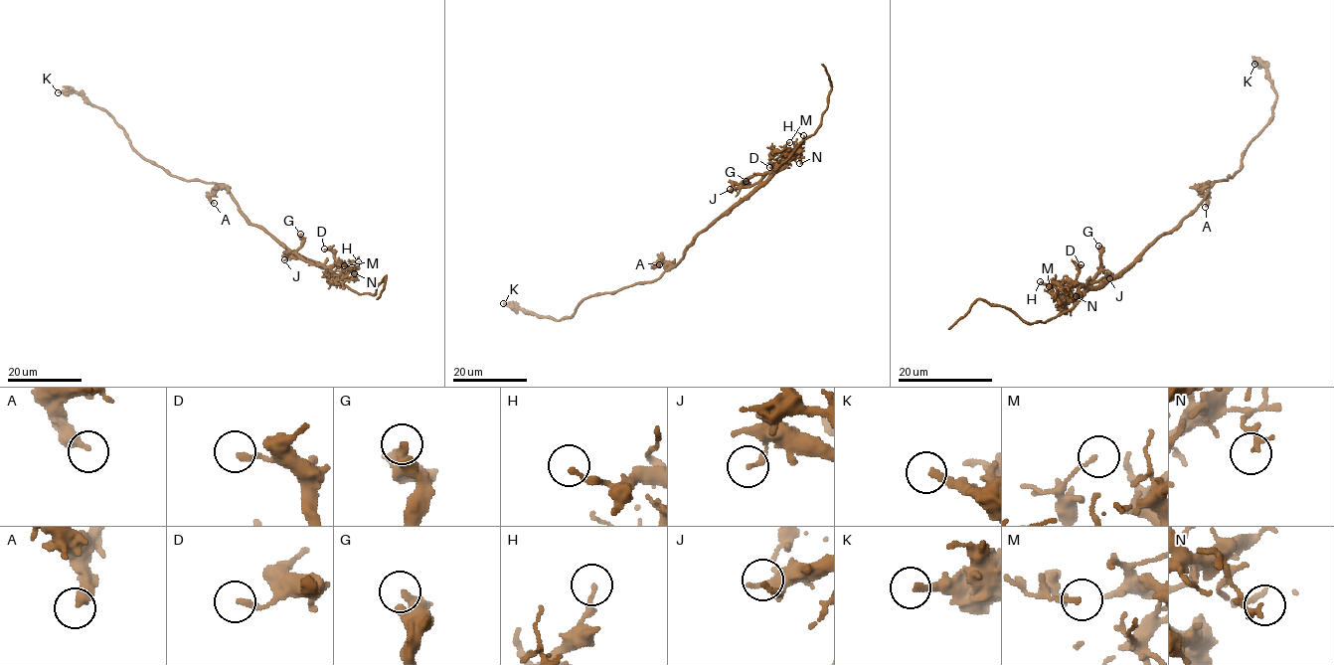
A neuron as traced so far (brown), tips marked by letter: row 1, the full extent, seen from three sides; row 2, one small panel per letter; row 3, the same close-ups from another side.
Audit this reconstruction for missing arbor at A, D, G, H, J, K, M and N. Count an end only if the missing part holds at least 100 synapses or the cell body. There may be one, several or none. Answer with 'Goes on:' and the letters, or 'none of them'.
Goes on: none of them

